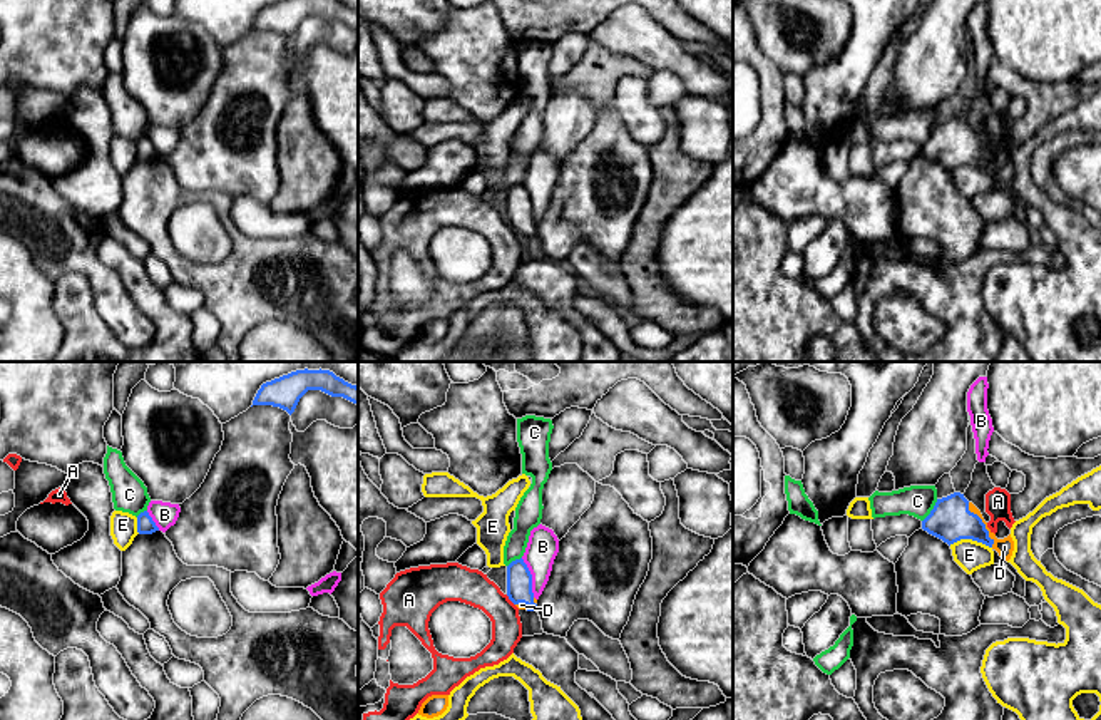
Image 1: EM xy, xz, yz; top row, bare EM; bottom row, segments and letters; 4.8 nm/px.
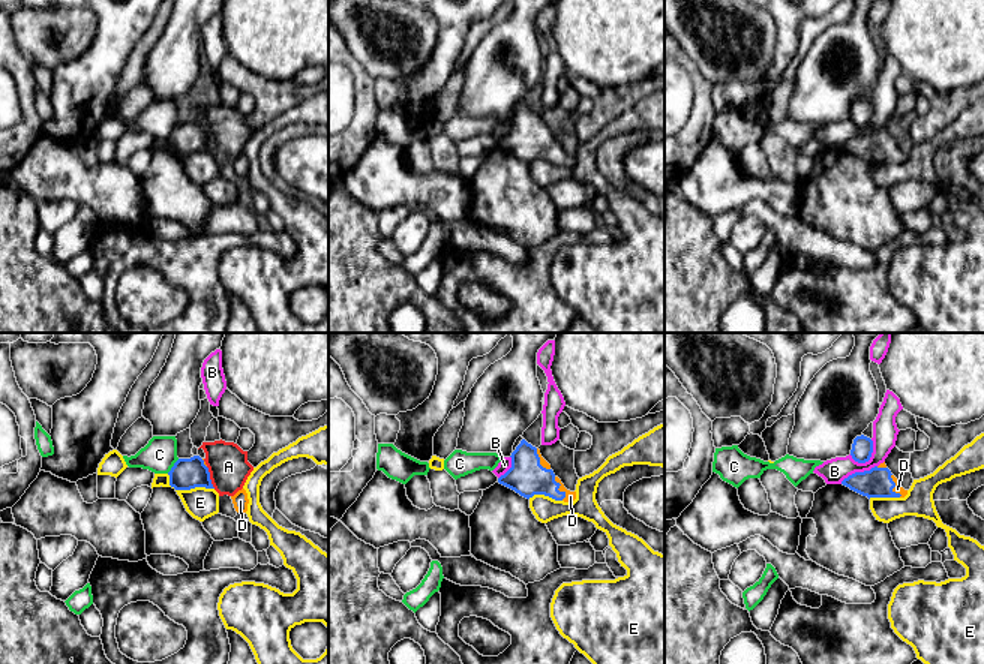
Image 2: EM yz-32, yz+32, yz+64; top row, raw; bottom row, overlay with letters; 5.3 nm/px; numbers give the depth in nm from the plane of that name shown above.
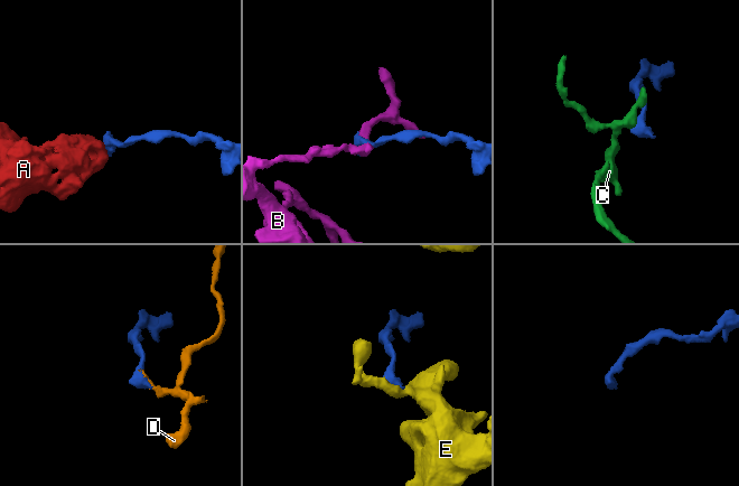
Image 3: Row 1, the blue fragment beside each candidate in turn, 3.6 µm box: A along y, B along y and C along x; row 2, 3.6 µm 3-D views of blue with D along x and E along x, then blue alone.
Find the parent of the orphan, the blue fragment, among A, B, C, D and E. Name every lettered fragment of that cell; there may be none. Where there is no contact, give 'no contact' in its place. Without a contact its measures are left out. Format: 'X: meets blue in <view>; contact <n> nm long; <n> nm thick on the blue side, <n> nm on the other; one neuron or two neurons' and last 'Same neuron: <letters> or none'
A: meets blue in xz; contact 70 nm long; 130 nm thick on the blue side, 170 nm on the other; two neurons
B: meets blue in xz; contact 200 nm long; 130 nm thick on the blue side, 150 nm on the other; two neurons
C: meets blue in yz; contact 130 nm long; 200 nm thick on the blue side, 150 nm on the other; two neurons
D: meets blue in yz; contact 240 nm long; 200 nm thick on the blue side, 80 nm on the other; one neuron
E: meets blue in yz; contact 200 nm long; 200 nm thick on the blue side, 150 nm on the other; two neurons
Same neuron: D

